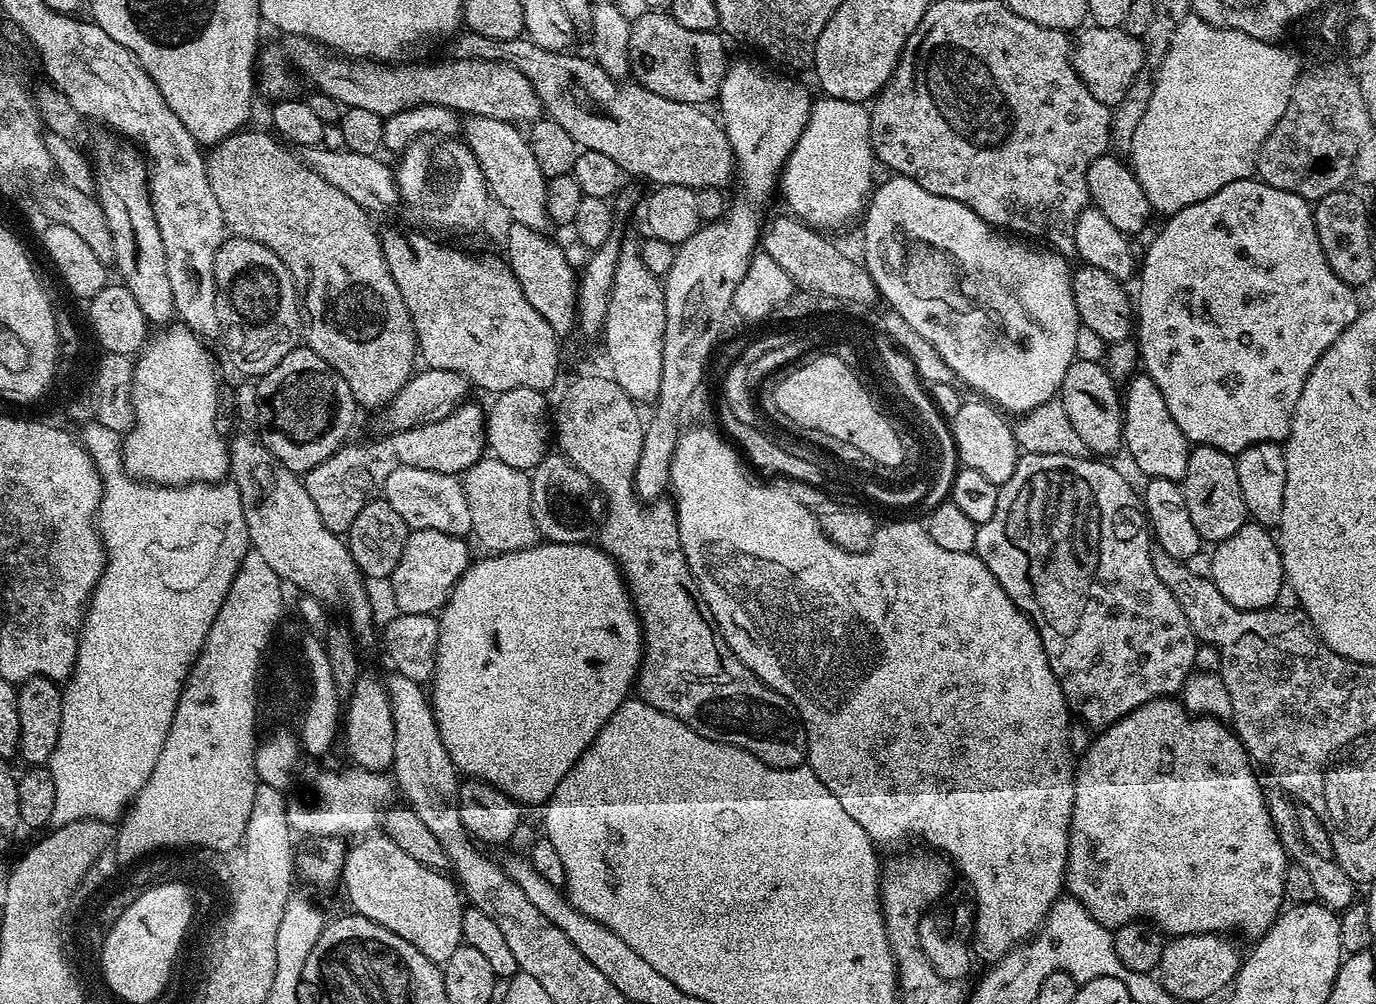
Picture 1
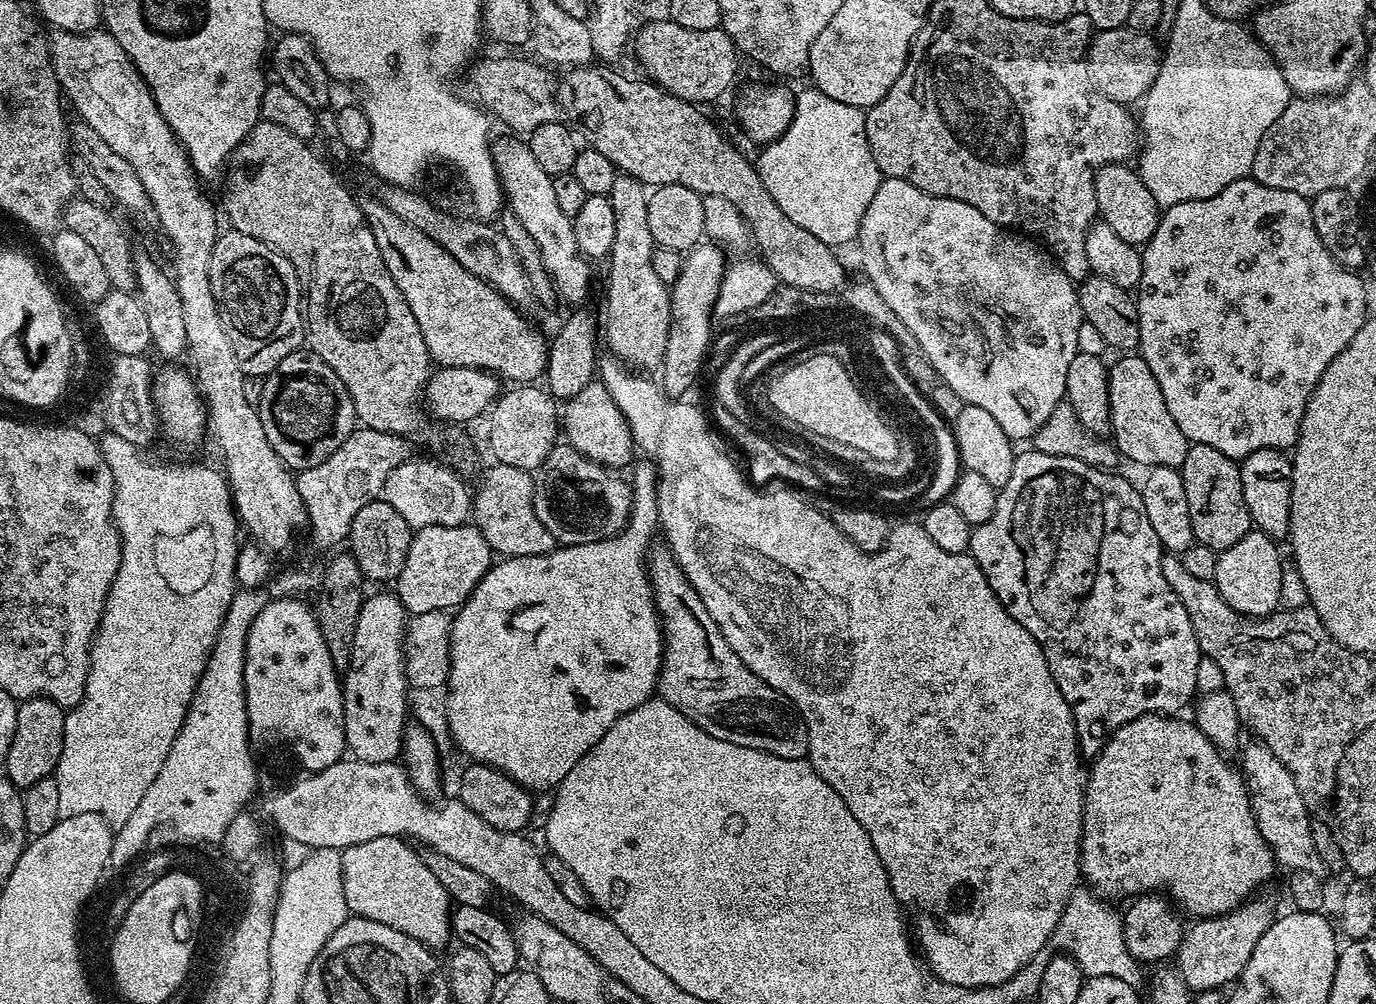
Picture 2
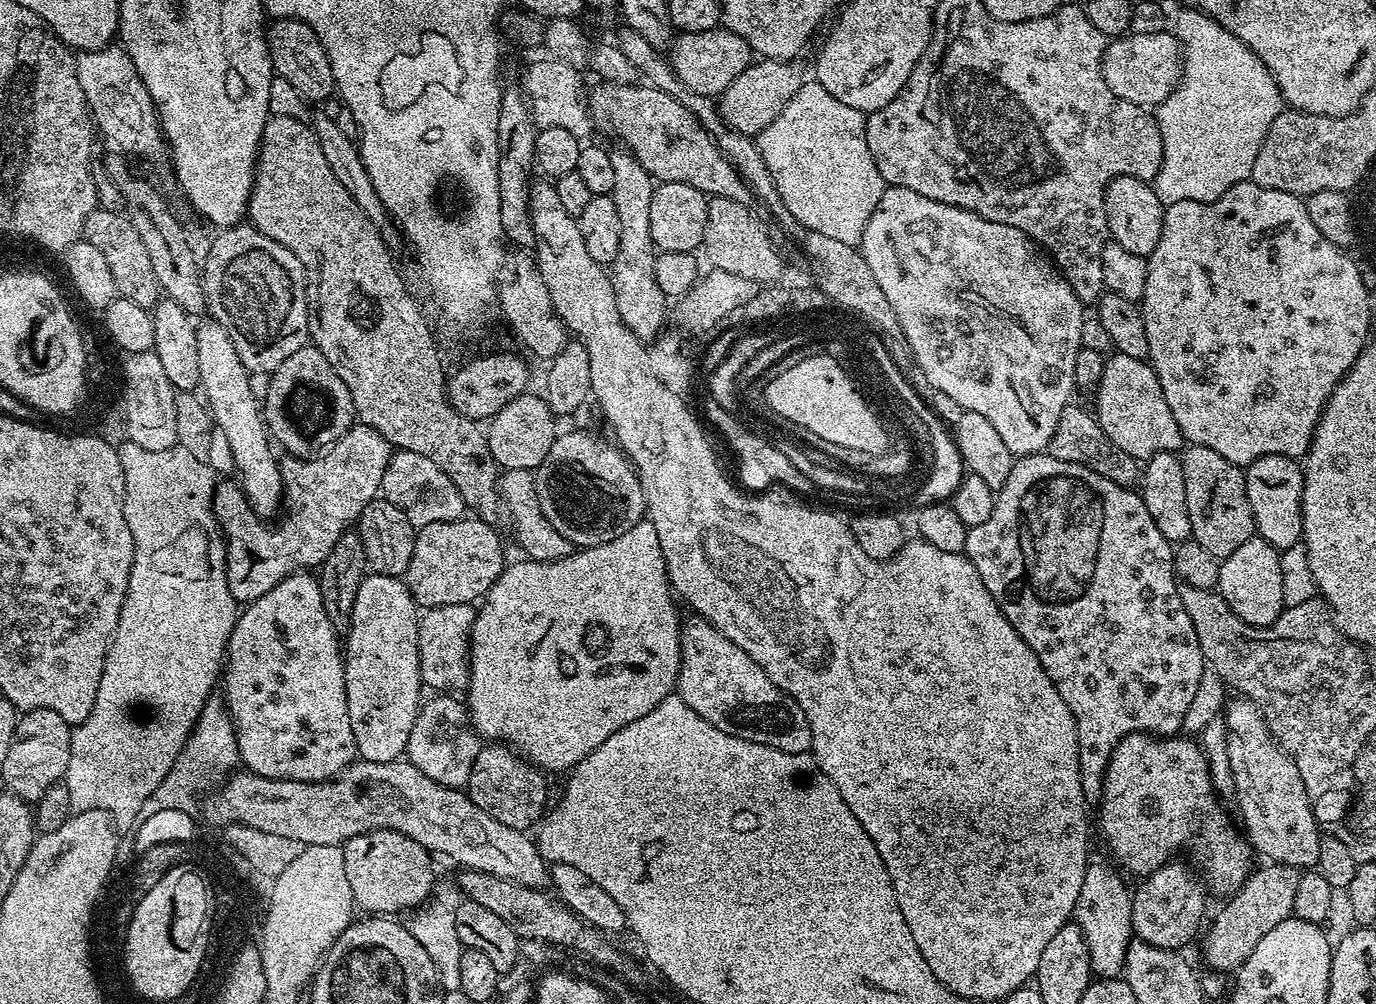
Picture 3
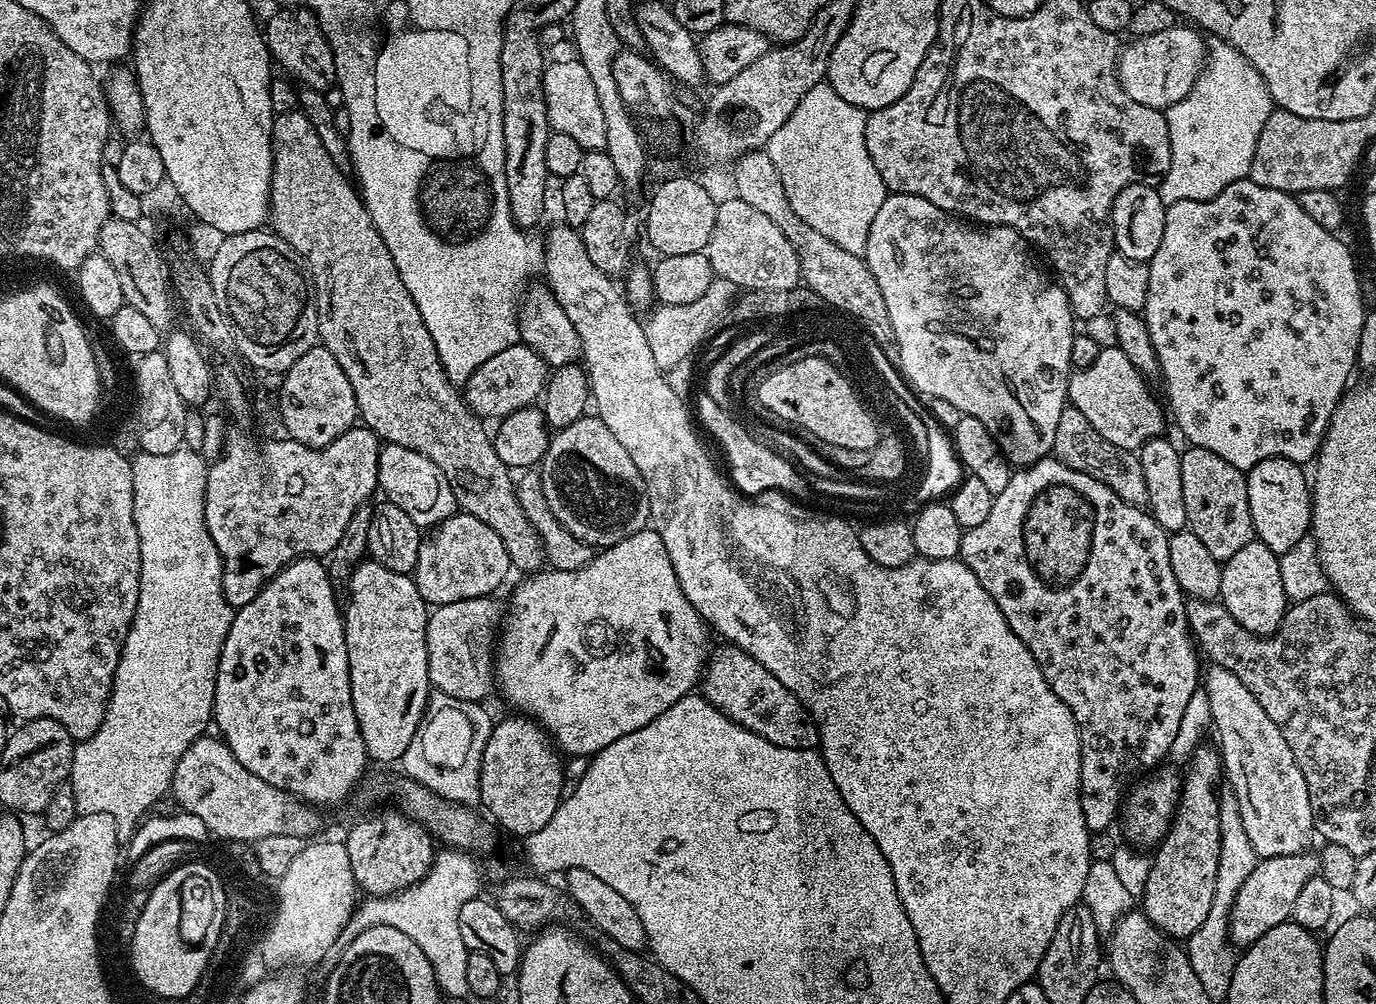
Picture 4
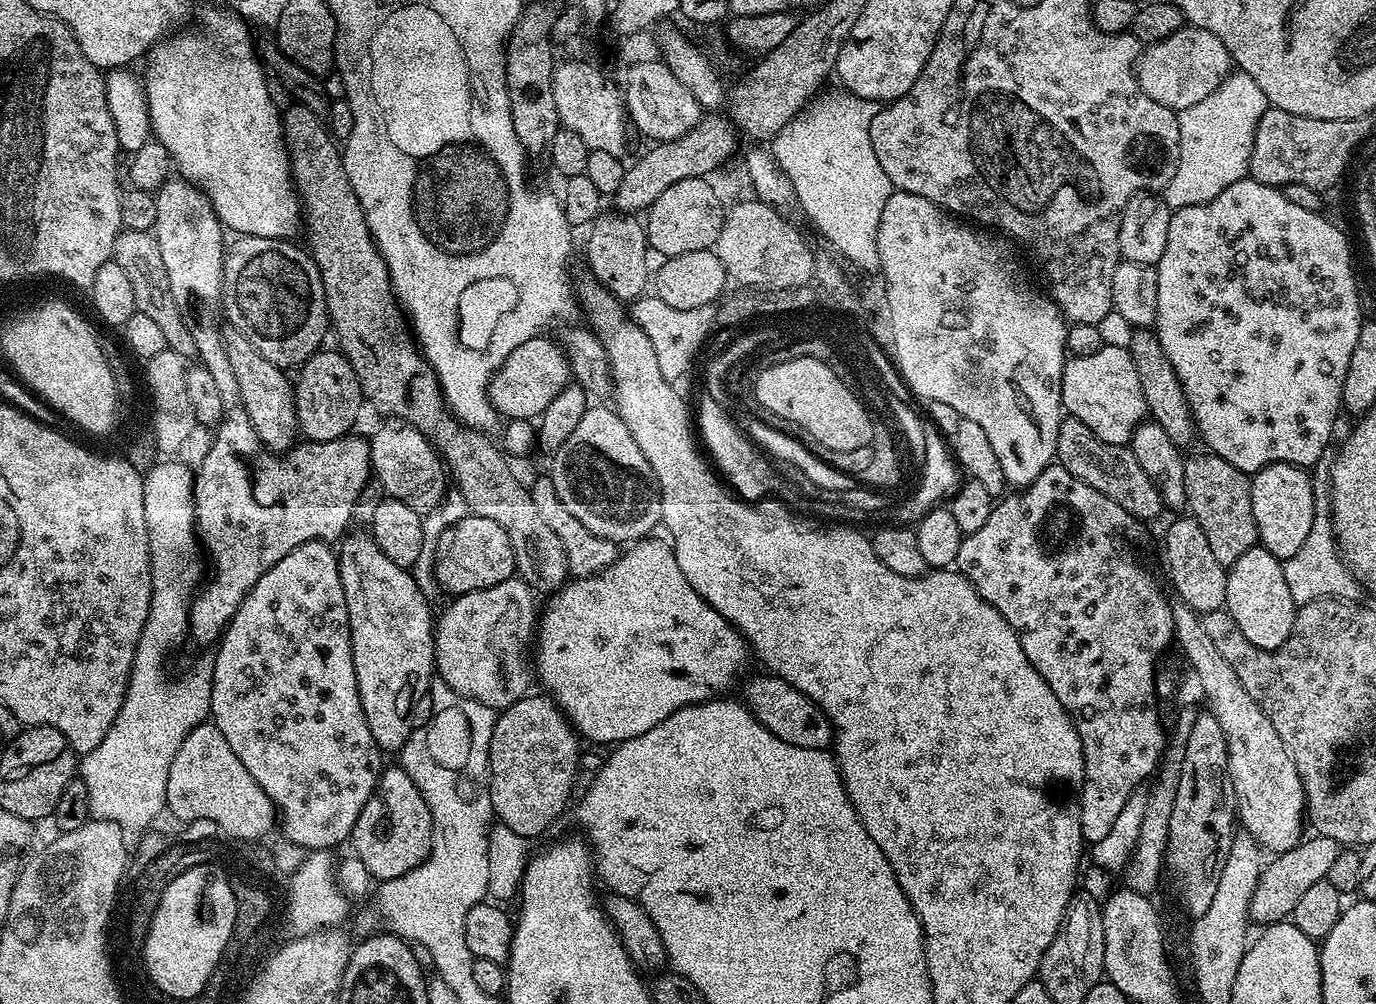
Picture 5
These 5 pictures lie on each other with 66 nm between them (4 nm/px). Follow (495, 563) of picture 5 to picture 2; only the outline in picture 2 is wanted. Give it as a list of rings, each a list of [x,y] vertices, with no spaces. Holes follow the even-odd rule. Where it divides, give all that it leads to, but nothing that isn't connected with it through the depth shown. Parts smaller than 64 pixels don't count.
[[[475,525],[417,528],[412,533],[406,566],[402,566],[394,581],[394,594],[402,602],[405,613],[412,616],[449,611],[468,599],[493,562],[494,553]]]

